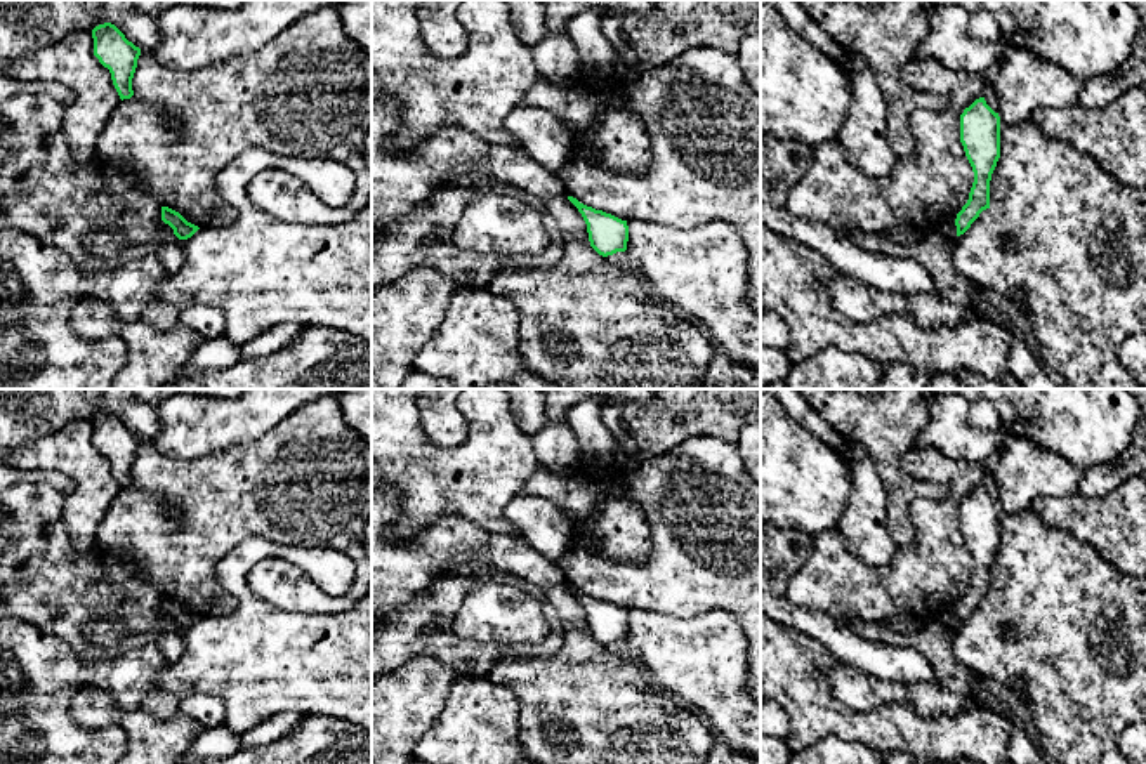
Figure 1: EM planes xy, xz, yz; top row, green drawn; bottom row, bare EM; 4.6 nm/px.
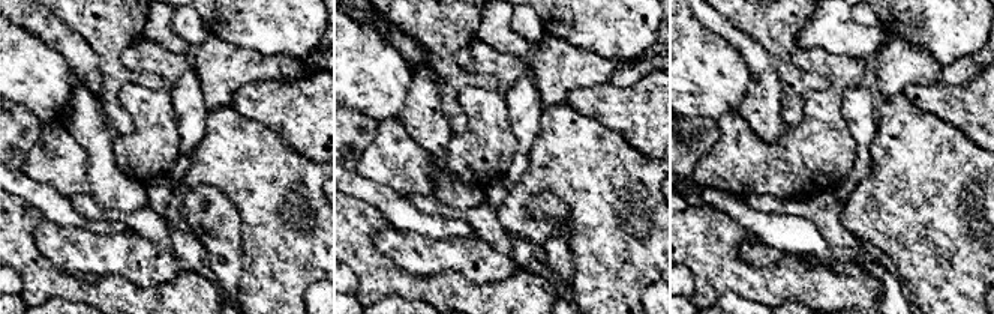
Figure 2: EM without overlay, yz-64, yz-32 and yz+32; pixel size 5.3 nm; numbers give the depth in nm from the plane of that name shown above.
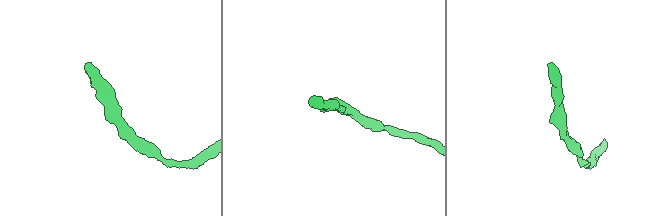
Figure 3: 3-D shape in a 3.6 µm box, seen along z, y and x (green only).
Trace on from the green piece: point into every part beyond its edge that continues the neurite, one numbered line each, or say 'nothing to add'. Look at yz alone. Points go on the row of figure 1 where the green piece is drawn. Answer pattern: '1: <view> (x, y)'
nothing to add

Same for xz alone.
nothing to add

